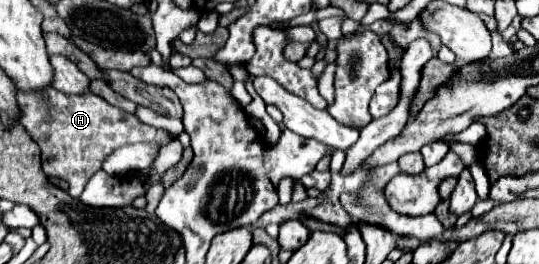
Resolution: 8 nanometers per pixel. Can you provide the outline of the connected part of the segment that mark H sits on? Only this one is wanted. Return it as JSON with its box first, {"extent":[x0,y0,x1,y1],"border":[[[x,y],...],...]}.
{"extent":[19,87,173,197],"border":[[[51,87],[51,91],[47,91],[47,99],[51,99],[51,111],[47,111],[47,107],[43,107],[43,99],[35,99],[35,95],[21,95],[19,91],[19,105],[21,105],[21,125],[25,127],[25,131],[31,135],[31,139],[39,145],[41,149],[41,163],[43,163],[43,171],[47,177],[59,177],[65,179],[69,183],[69,195],[71,197],[79,197],[87,185],[87,181],[93,177],[93,173],[99,171],[99,165],[103,163],[103,159],[113,153],[115,149],[123,147],[123,145],[131,145],[131,143],[157,143],[159,147],[165,147],[173,137],[169,135],[169,131],[165,129],[157,129],[151,125],[141,123],[135,115],[109,105],[103,97],[95,95],[95,93],[83,93],[83,95],[63,95],[61,91],[55,91]]]}

